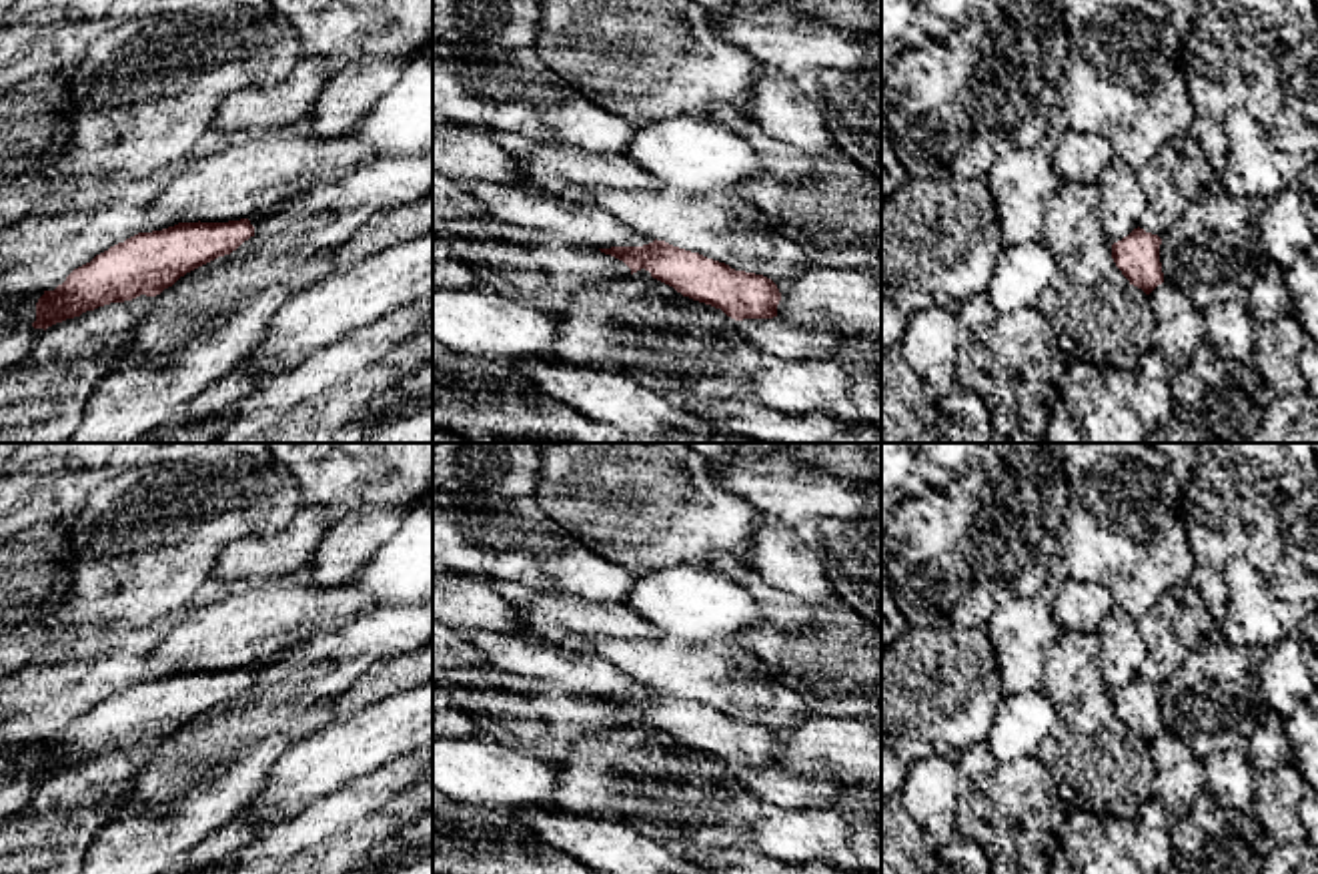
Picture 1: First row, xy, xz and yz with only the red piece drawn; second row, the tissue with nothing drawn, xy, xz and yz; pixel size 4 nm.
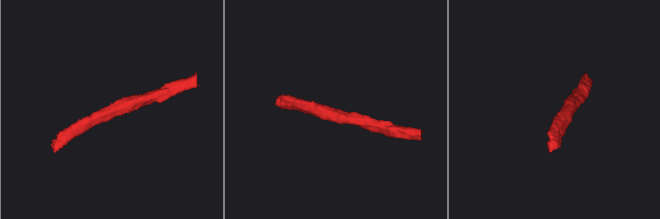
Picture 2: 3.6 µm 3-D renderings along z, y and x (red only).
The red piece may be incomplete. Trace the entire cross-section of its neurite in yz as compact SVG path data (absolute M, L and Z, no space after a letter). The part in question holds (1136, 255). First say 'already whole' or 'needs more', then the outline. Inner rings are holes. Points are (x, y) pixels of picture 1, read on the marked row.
already whole; M1140 227L1112 245L1116 267L1130 285L1142 289L1146 295L1164 283L1160 245L1162 239L1158 235L1146 233Z

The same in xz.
already whole; M657 239L643 247L599 251L623 261L631 275L645 269L683 297L721 309L735 321L777 317L781 293L763 275L735 271L725 263Z

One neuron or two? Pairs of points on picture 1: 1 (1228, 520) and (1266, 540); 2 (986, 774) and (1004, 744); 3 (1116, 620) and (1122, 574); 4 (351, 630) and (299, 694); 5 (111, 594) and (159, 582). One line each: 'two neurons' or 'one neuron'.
1: one neuron
2: two neurons
3: two neurons
4: one neuron
5: one neuron

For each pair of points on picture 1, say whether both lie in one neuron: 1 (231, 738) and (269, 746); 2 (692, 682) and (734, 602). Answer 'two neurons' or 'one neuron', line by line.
1: two neurons
2: two neurons

